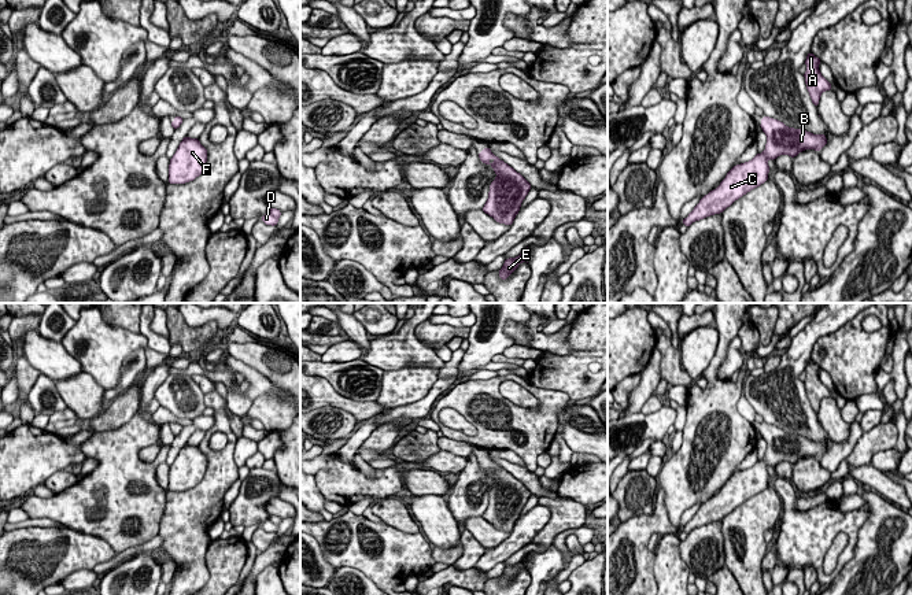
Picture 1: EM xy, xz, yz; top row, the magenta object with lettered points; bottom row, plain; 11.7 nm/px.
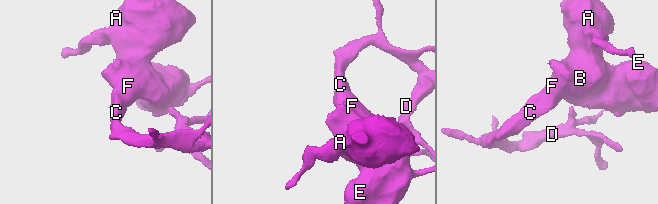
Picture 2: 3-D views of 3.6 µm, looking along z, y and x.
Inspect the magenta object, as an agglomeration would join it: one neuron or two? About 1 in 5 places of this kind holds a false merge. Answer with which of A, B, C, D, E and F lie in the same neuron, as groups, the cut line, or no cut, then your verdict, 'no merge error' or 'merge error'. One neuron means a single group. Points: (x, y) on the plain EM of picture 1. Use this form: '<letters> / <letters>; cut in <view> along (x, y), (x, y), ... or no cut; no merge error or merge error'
A B C D E F; no cut; no merge error

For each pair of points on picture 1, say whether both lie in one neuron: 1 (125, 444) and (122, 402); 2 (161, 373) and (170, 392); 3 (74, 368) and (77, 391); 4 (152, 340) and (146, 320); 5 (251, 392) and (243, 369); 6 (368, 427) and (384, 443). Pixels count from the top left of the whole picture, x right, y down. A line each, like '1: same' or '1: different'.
1: different
2: different
3: different
4: same
5: same
6: different

